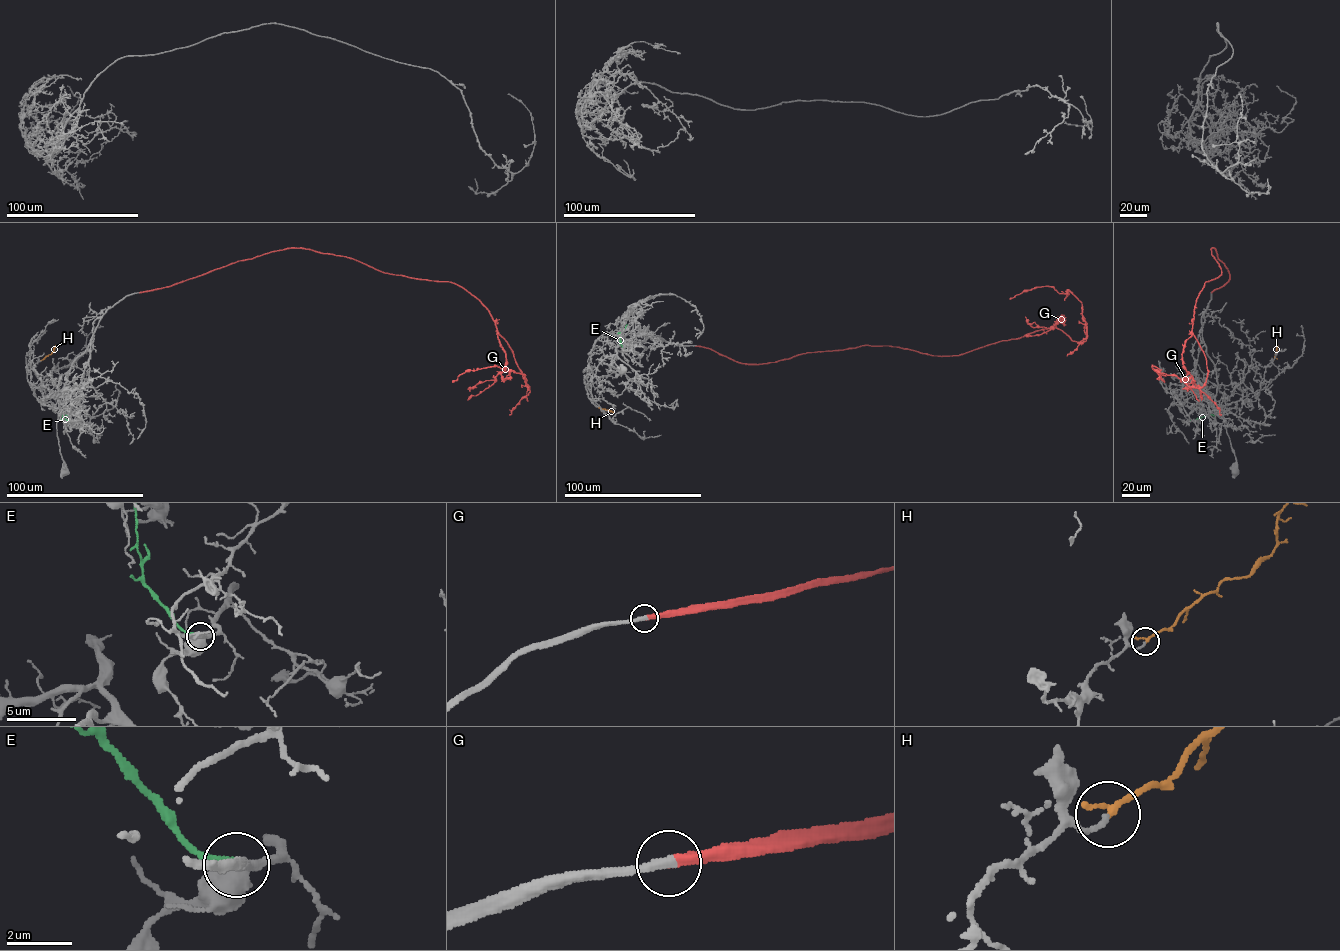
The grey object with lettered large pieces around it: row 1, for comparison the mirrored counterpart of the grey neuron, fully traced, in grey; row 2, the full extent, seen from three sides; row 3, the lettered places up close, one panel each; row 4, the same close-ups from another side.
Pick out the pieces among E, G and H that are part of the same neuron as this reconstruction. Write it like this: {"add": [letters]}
{"add": ["G", "H"]}

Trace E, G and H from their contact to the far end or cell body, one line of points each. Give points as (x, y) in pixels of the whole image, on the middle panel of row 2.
E: (626, 349), (620, 337), (627, 324)
G: (696, 346), (756, 364), (868, 345), (962, 354), (1055, 326), (1086, 337), (1069, 291), (1009, 299)
H: (598, 407), (613, 412)

